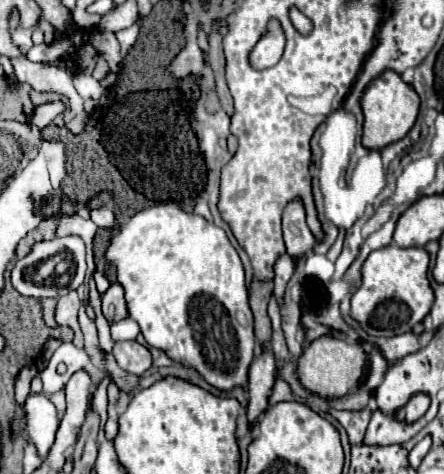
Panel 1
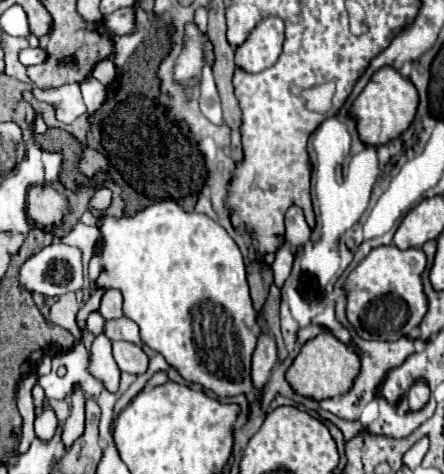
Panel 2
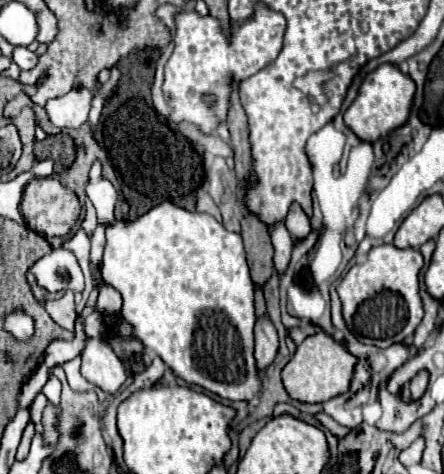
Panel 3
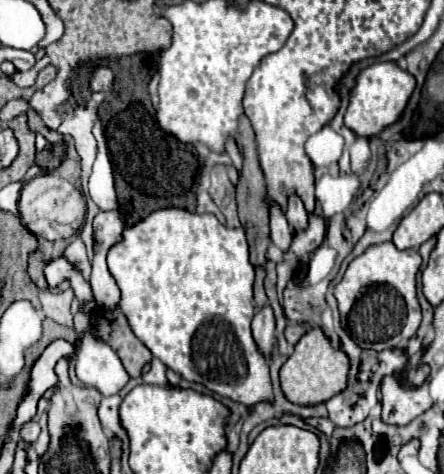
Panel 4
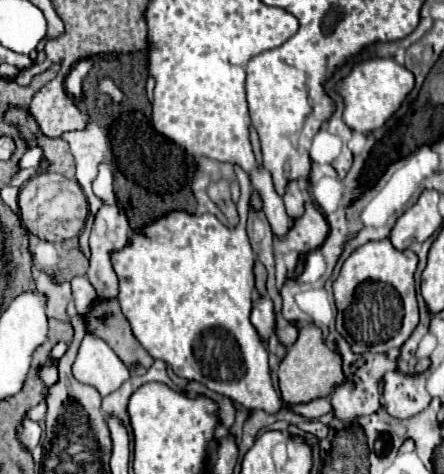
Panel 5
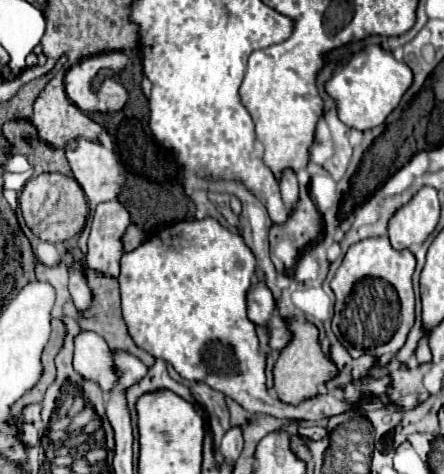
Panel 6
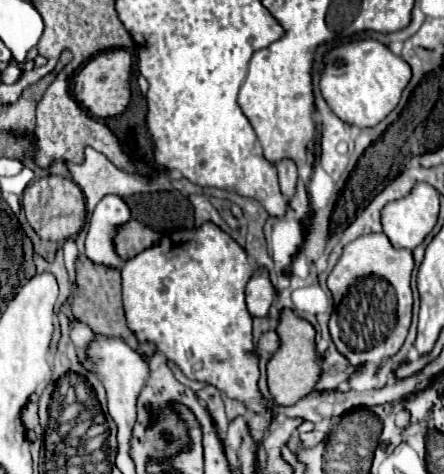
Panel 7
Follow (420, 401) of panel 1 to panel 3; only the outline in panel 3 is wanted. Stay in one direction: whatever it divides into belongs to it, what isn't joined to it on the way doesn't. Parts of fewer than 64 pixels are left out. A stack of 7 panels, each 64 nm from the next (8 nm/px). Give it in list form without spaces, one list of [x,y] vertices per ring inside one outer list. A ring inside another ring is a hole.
[[[420,370],[420,372],[410,380],[410,392],[412,392],[414,400],[418,400],[418,398],[424,394],[426,388],[428,388],[428,372],[426,372],[426,370]]]

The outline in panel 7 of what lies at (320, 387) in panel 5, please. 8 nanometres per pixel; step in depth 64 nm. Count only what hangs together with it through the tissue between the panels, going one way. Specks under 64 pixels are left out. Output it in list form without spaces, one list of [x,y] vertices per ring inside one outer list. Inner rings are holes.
[[[284,308],[278,318],[276,334],[280,336],[280,348],[270,356],[266,364],[268,390],[278,406],[292,406],[304,396],[312,394],[316,382],[320,380],[320,364],[316,362],[316,350],[314,350],[316,330],[308,320],[298,318],[292,310]]]

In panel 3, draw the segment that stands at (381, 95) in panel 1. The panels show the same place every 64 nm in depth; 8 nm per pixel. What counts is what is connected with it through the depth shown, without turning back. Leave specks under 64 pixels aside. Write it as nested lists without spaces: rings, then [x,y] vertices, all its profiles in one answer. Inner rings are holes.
[[[380,64],[376,70],[368,72],[366,78],[362,80],[356,100],[344,112],[344,122],[360,140],[376,142],[378,138],[390,134],[392,130],[396,130],[398,126],[402,126],[408,120],[414,90],[416,90],[414,80],[408,74],[402,74],[398,70],[398,66]]]

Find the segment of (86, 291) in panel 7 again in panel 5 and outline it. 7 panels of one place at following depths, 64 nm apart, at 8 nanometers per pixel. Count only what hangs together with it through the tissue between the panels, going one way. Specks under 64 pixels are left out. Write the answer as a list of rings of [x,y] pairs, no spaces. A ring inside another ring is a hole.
[[[116,298],[100,300],[100,304],[94,304],[84,320],[86,330],[100,336],[114,352],[144,352],[144,348],[134,338],[128,320],[120,312]]]

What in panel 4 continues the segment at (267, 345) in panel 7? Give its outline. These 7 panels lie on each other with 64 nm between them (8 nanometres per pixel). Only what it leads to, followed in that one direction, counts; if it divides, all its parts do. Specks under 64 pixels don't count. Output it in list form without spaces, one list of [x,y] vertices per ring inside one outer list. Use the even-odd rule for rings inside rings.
[[[288,324],[286,330],[284,330],[284,336],[286,336],[286,340],[288,340],[290,344],[296,344],[306,330],[308,330],[308,328],[306,328],[304,324]]]

